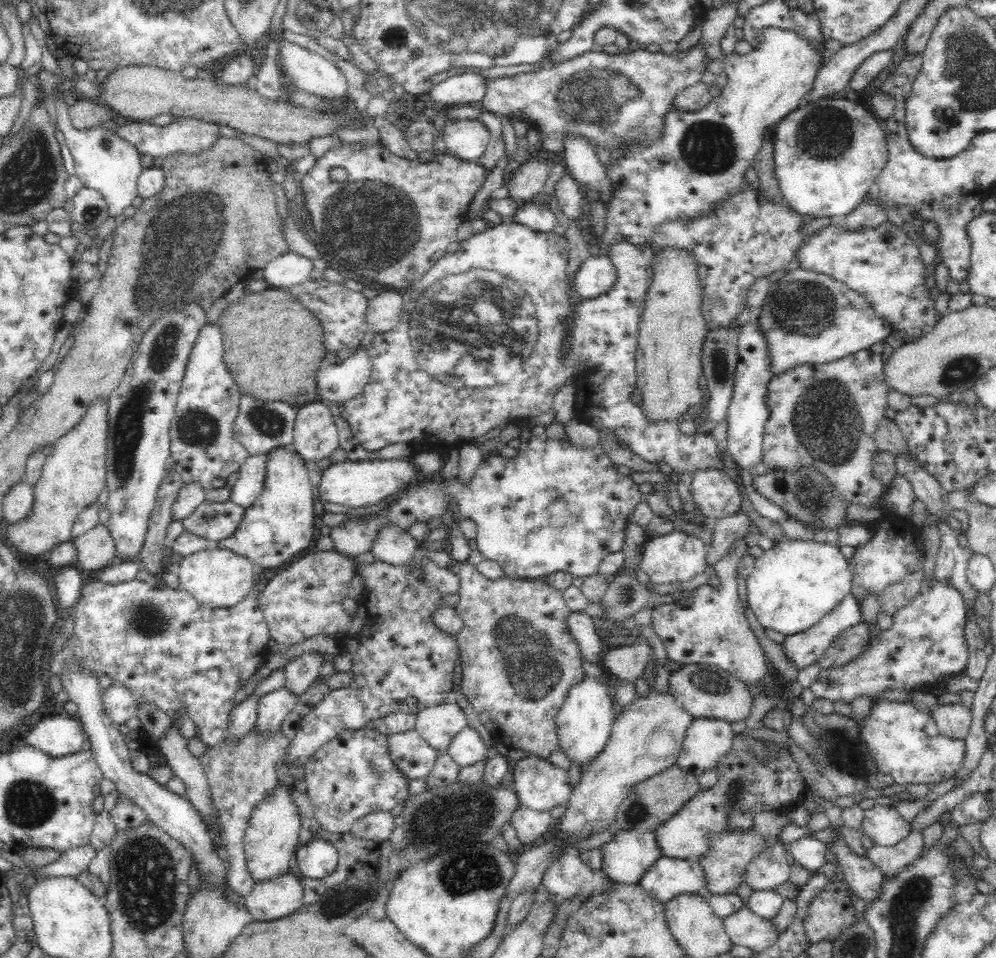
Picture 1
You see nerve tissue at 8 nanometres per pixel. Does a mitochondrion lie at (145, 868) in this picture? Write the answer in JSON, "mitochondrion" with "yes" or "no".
{"mitochondrion":"yes"}

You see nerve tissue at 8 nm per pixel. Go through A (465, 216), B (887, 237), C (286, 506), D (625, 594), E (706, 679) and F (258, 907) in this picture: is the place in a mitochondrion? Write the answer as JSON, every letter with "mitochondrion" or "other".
{"A":"other","B":"other","C":"other","D":"mitochondrion","E":"mitochondrion","F":"other"}

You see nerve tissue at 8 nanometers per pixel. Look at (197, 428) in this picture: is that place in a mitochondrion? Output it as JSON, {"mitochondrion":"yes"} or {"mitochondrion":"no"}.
{"mitochondrion":"yes"}

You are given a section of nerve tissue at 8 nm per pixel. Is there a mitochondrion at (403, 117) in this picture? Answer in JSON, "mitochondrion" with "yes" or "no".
{"mitochondrion":"no"}

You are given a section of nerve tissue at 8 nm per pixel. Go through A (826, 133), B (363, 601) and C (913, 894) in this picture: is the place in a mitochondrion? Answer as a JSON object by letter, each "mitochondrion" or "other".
{"A":"mitochondrion","B":"other","C":"mitochondrion"}

